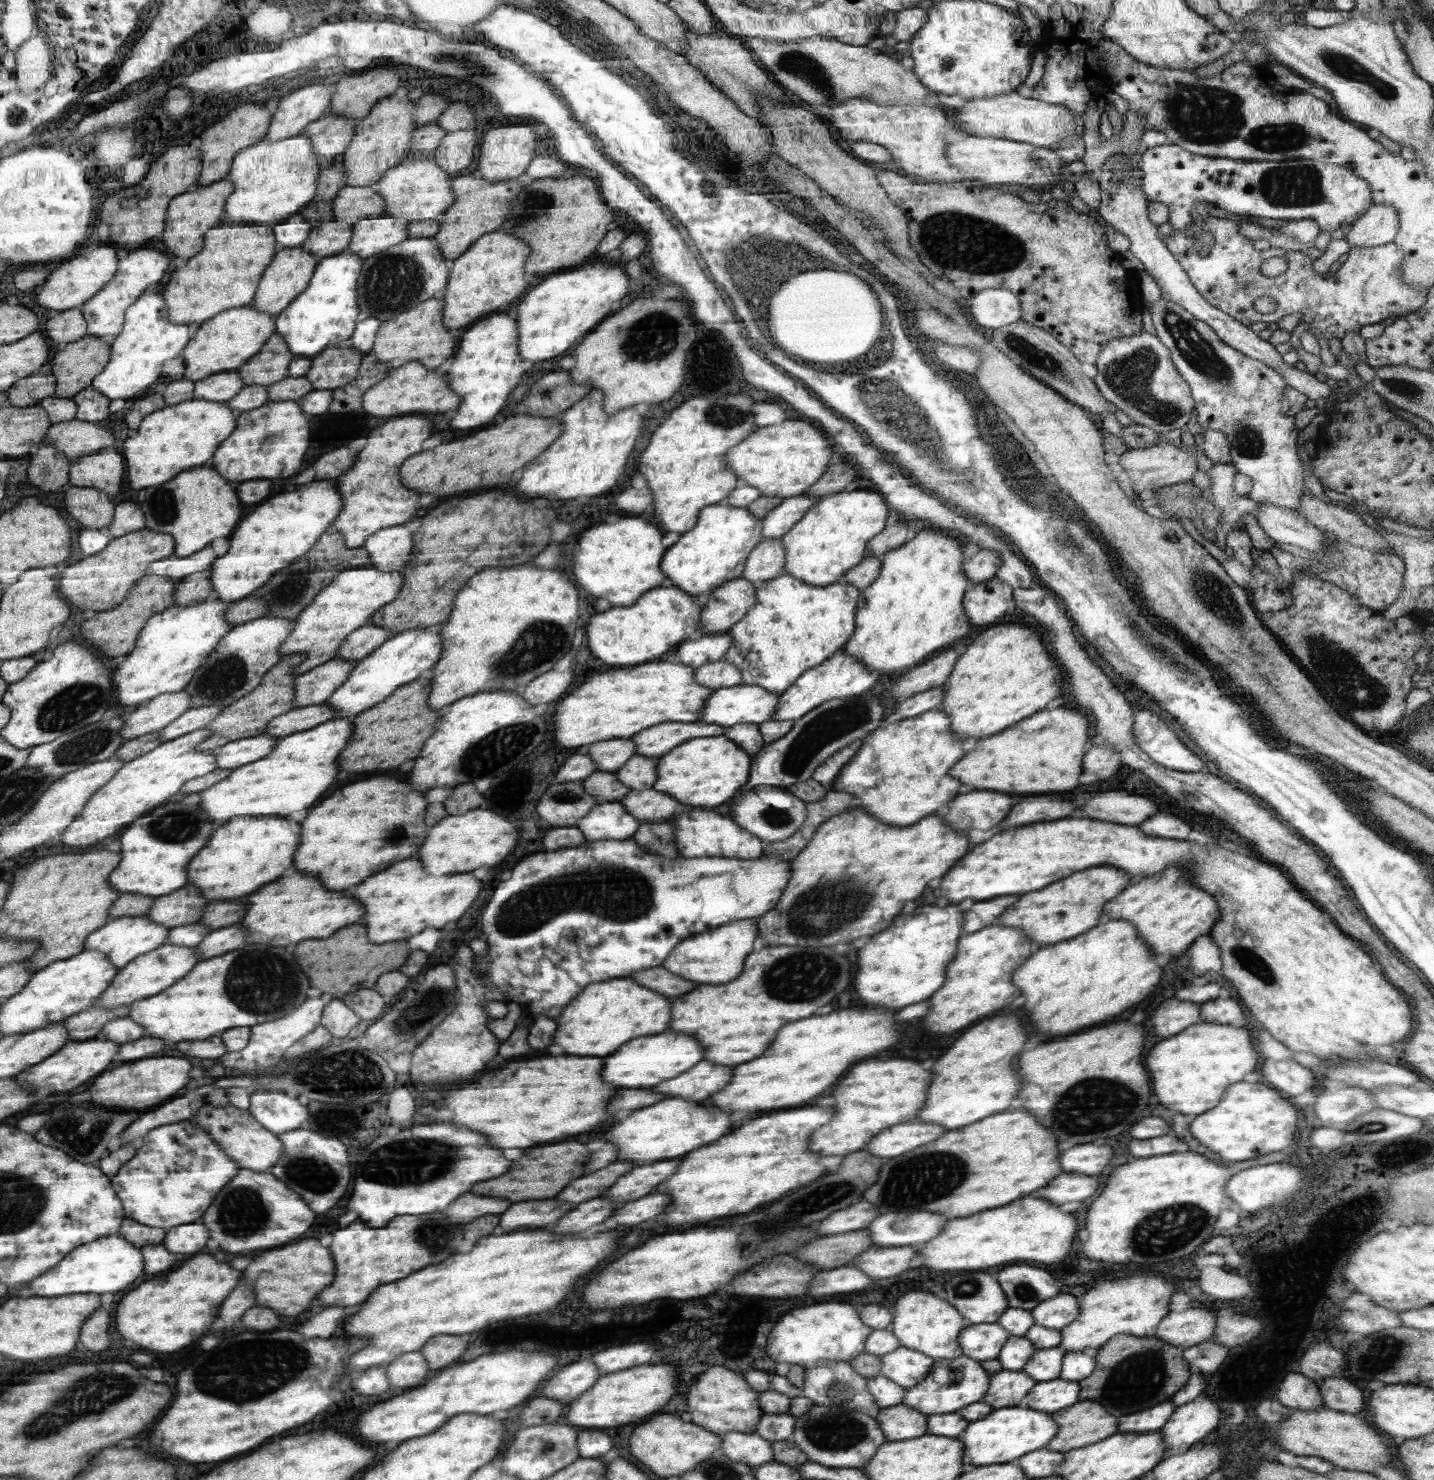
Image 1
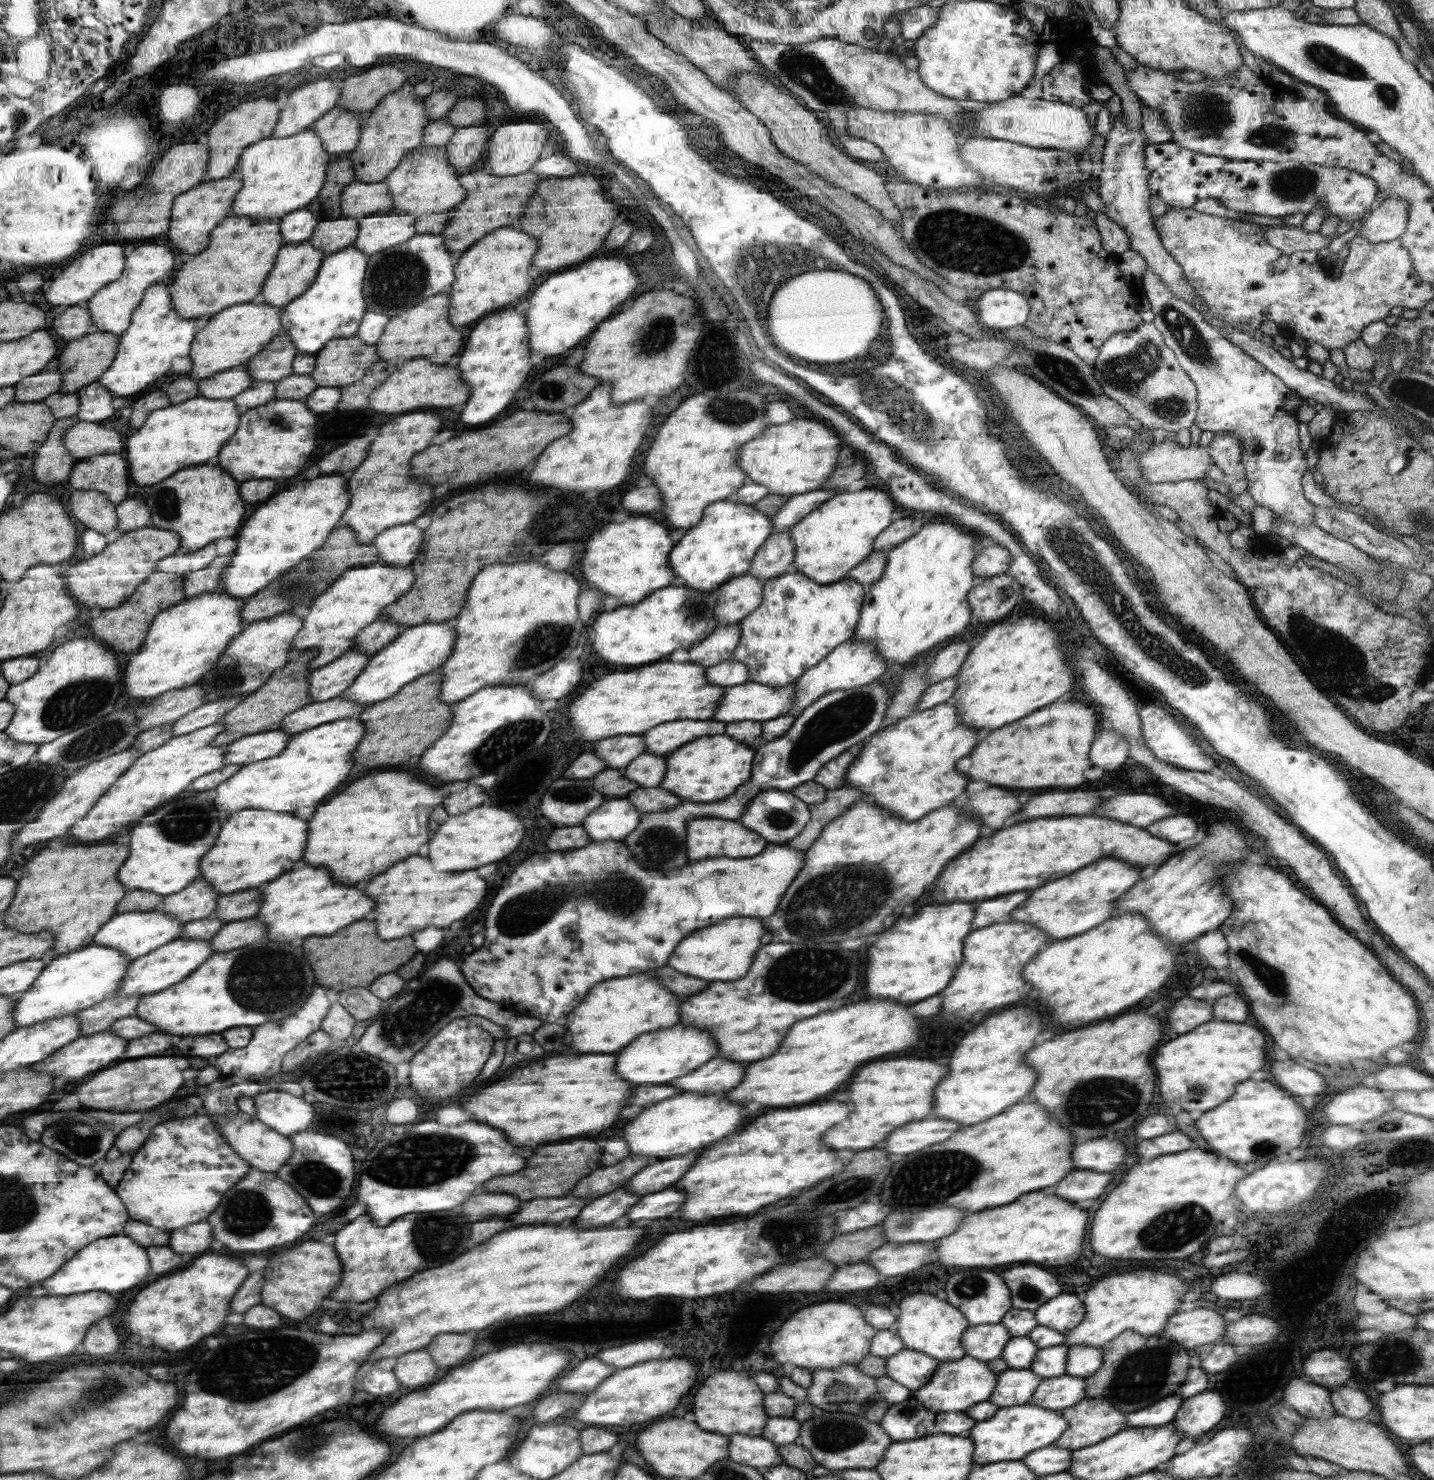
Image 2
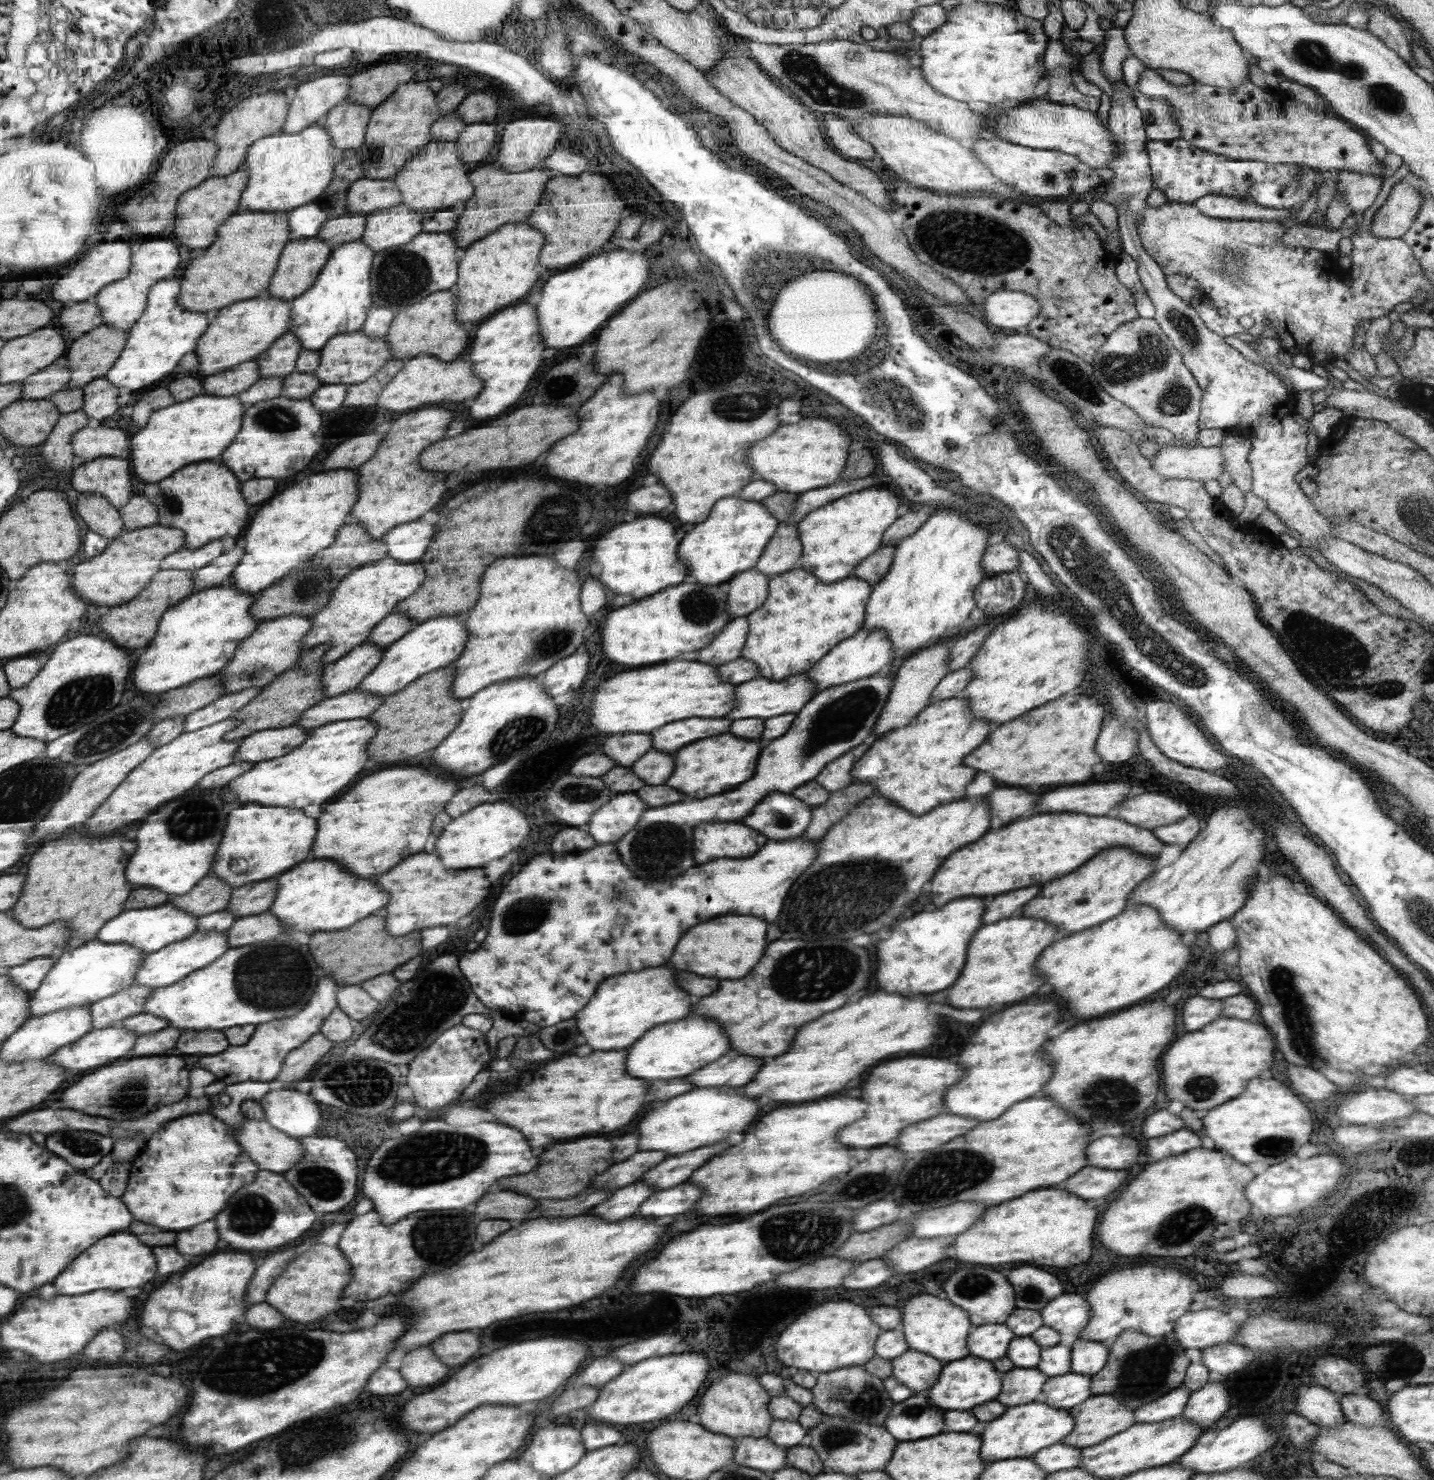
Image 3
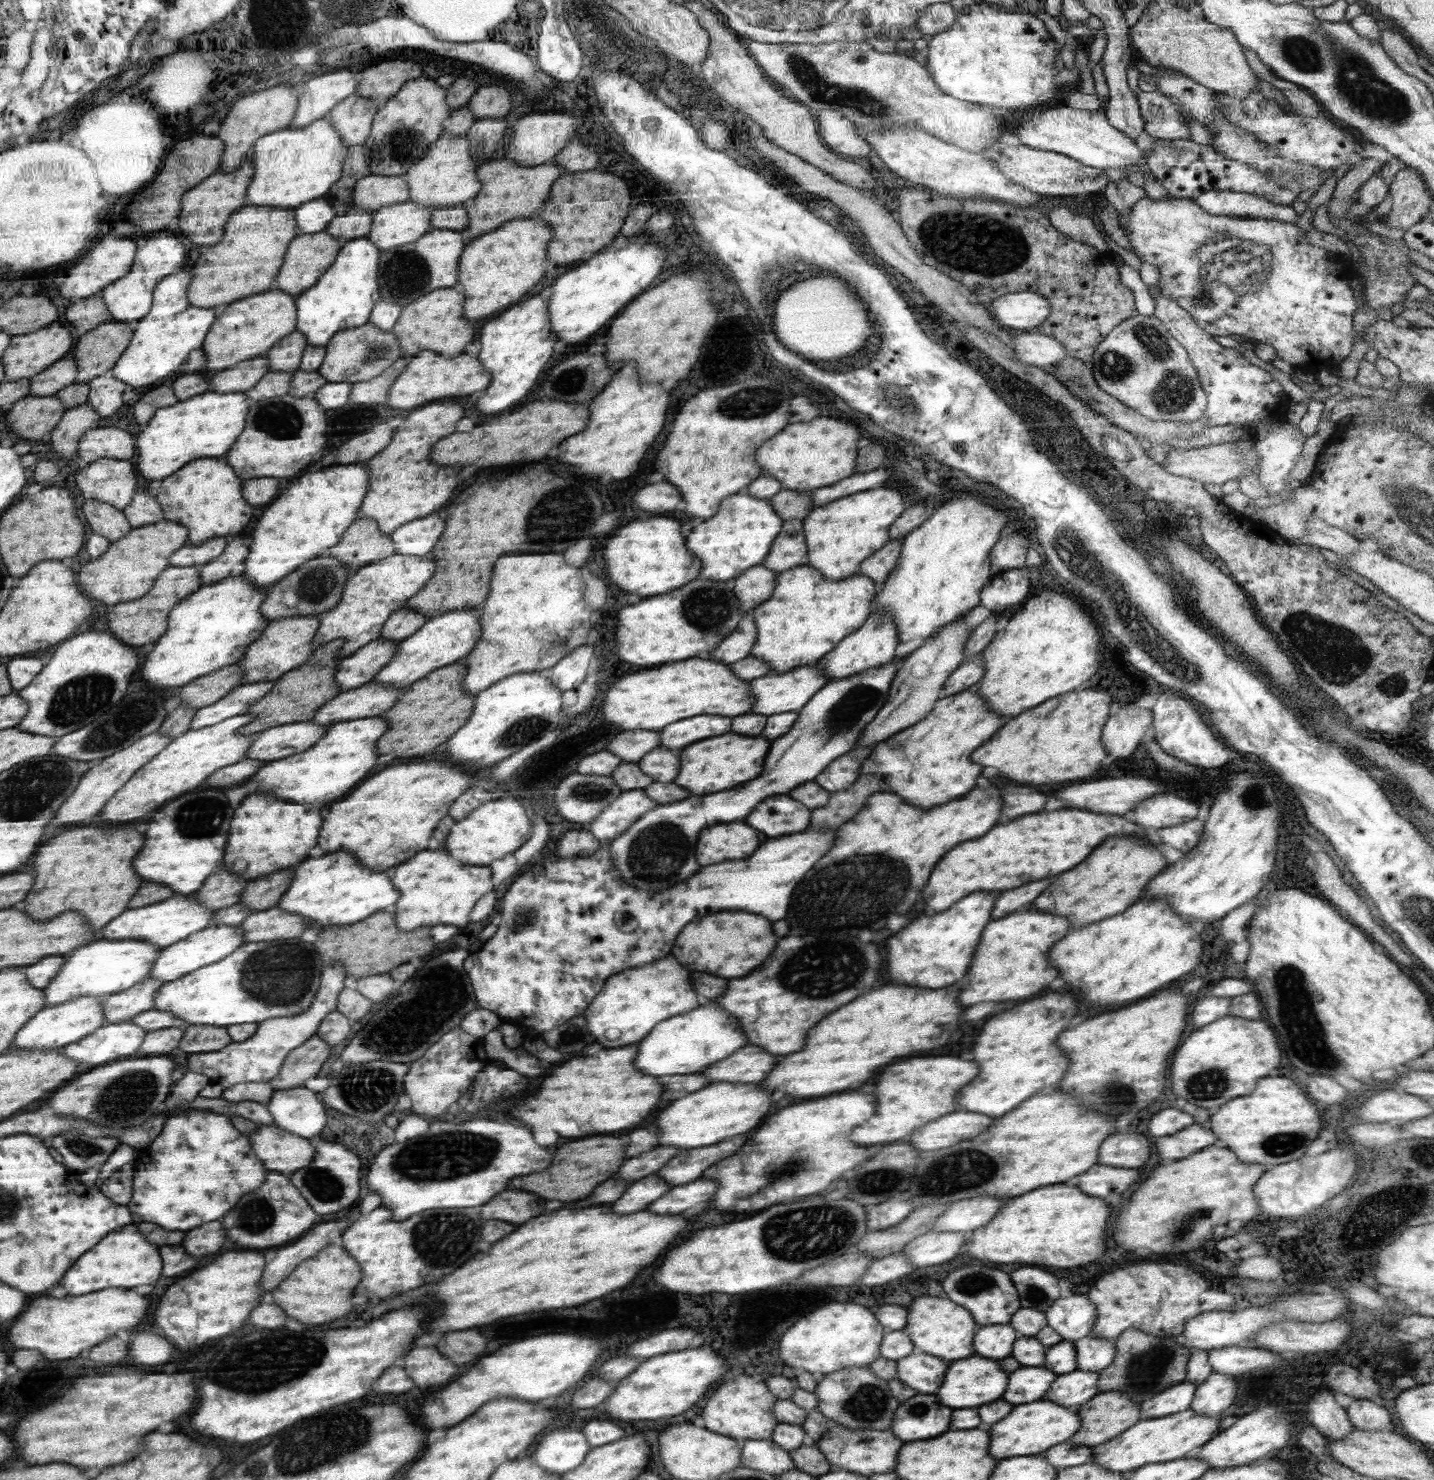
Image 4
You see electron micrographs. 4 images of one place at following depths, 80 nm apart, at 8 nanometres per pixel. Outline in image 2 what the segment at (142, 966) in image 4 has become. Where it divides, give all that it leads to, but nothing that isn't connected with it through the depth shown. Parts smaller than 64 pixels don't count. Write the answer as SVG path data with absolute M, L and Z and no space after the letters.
M92 943L80 950L61 954L52 960L36 979L30 990L16 996L13 1019L18 1027L30 1026L90 1008L99 1002L114 998L121 988L131 961L121 950Z

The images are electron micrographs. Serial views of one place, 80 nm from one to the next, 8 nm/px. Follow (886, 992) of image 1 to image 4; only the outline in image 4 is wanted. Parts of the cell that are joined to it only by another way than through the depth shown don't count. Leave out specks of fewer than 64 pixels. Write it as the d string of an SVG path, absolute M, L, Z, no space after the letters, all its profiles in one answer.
M974 892L956 902L950 910L936 914L932 918L920 916L912 924L908 924L904 930L888 938L886 942L886 976L894 984L908 984L908 986L926 986L926 988L946 988L958 980L962 980L971 967L972 956L976 952L976 946L980 942L980 936L986 928L986 924L992 920L990 912L994 908L996 896L992 892Z

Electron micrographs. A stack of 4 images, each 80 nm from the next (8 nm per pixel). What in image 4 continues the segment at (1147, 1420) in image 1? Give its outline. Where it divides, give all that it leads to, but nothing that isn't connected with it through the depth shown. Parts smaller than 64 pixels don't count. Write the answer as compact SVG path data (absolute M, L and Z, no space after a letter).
M1178 1383L1141 1402L1143 1419L1164 1418L1191 1408L1196 1385Z

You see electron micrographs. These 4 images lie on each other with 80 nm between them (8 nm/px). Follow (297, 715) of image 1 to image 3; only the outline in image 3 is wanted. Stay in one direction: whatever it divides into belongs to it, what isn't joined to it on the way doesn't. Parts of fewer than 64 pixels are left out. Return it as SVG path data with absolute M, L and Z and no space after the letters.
M354 689L350 693L326 698L322 703L310 707L294 726L316 729L332 722L366 718L380 709L383 701L386 701L386 697L370 696L366 691Z

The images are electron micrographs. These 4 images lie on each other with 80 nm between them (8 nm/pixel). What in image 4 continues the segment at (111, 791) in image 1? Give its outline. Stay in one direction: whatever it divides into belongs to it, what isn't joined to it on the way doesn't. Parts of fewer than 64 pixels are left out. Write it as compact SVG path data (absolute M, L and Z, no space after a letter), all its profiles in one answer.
M252 716L230 717L219 724L208 726L201 730L188 730L182 736L176 737L150 763L142 766L141 770L130 778L129 782L120 789L104 809L101 810L102 820L108 826L118 826L124 822L148 820L158 808L171 800L176 800L188 790L194 791L203 787L205 780L216 770L225 768L240 760L246 759L254 736L242 735L241 728L252 722Z

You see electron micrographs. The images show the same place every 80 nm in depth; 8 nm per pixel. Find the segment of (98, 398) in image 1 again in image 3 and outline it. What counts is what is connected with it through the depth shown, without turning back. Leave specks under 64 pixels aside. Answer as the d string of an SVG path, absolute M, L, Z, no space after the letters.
M105 377L96 378L82 388L84 404L82 410L94 424L101 423L120 408L118 397L120 388Z

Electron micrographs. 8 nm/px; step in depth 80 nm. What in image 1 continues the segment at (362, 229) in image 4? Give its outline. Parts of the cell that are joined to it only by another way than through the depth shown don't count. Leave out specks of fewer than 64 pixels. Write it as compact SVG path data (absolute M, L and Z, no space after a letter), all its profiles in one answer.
M330 220L316 228L311 228L308 239L304 241L301 248L316 255L319 259L336 256L347 251L351 237L352 228L350 225Z

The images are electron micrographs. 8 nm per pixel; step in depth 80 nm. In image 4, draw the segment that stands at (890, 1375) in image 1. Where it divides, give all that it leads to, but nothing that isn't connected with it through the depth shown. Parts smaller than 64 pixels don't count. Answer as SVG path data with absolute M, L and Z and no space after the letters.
M913 1352L897 1360L897 1379L924 1394L934 1394L944 1380L948 1364L933 1354Z

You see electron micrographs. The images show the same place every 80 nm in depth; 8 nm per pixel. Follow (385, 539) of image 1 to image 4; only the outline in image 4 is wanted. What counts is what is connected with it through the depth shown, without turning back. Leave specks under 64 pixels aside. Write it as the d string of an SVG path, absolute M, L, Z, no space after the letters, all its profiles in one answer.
M431 514L430 518L417 519L394 529L390 536L398 554L424 556L433 552L444 526L446 522L442 518Z

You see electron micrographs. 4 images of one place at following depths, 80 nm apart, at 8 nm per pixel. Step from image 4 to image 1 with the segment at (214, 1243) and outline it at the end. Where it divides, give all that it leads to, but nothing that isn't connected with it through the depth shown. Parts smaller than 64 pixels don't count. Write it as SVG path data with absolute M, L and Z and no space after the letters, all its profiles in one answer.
M182 1224L174 1226L170 1234L166 1234L164 1246L176 1254L196 1254L206 1246L208 1228L204 1224Z

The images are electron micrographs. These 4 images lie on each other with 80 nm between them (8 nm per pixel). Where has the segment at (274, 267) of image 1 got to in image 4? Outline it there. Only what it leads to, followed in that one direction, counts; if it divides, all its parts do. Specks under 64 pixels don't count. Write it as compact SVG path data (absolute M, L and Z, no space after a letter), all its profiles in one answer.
M324 231L295 237L292 246L290 246L290 258L285 258L282 272L277 277L278 289L276 290L282 290L282 292L292 294L292 296L305 293L306 290L315 286L323 274L334 264L342 244L343 241Z

